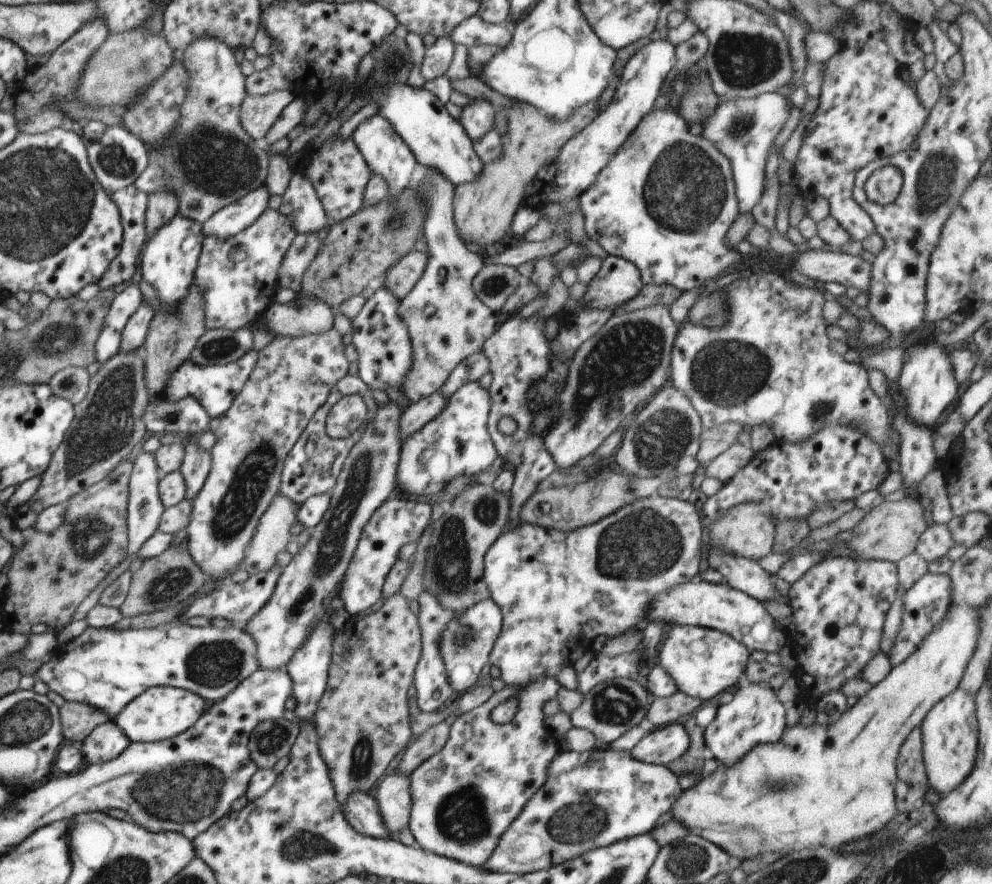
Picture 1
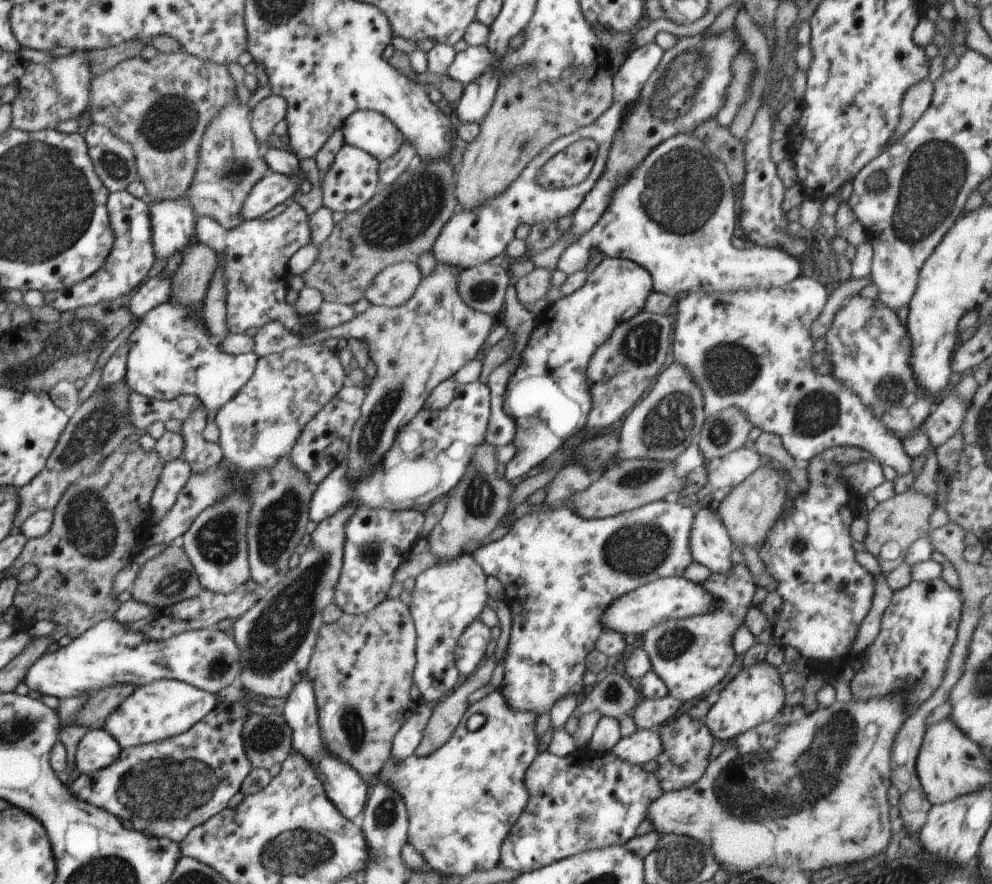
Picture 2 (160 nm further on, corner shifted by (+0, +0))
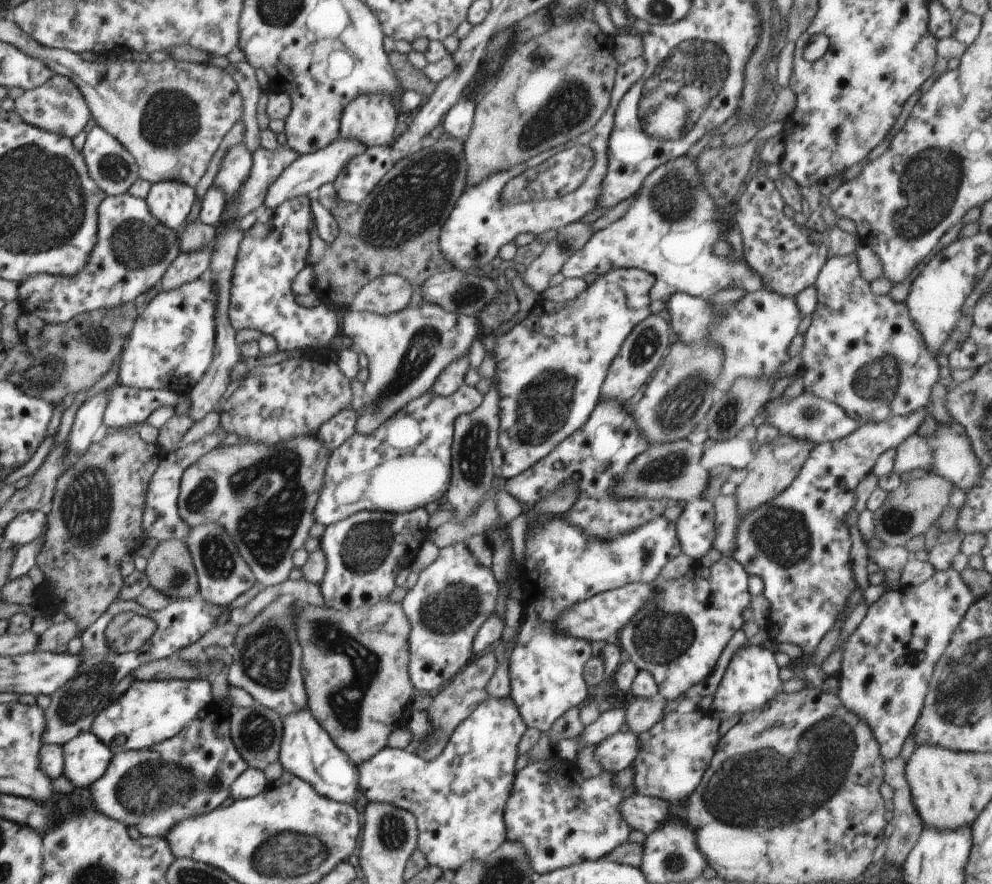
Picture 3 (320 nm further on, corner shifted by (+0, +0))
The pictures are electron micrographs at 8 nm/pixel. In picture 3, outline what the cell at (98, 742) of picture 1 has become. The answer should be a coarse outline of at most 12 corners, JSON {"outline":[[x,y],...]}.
{"outline":[[92,732],[63,745],[63,774],[88,792],[113,754]]}

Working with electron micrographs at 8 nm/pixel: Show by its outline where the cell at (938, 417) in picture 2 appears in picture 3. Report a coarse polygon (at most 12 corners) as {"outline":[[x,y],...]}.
{"outline":[[926,410],[816,445],[746,513],[776,642],[809,653],[856,588],[846,515]]}

